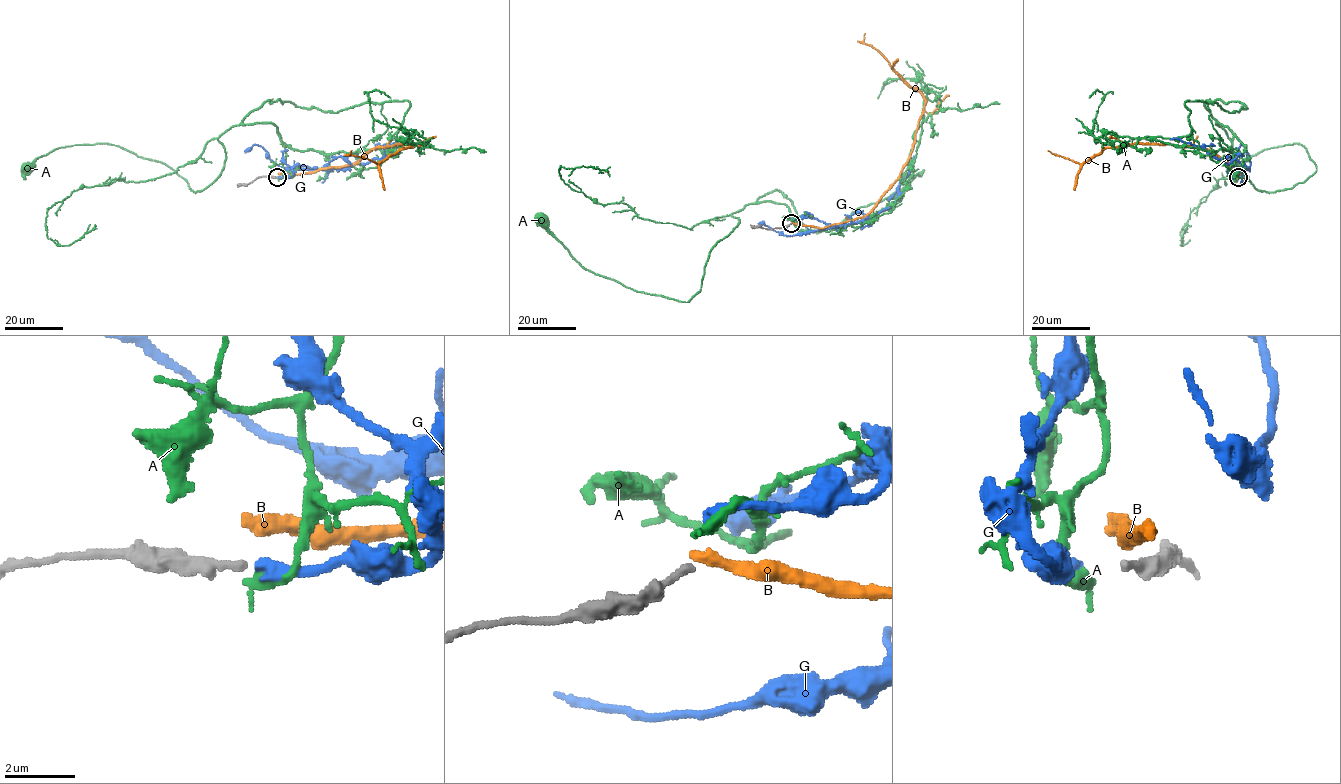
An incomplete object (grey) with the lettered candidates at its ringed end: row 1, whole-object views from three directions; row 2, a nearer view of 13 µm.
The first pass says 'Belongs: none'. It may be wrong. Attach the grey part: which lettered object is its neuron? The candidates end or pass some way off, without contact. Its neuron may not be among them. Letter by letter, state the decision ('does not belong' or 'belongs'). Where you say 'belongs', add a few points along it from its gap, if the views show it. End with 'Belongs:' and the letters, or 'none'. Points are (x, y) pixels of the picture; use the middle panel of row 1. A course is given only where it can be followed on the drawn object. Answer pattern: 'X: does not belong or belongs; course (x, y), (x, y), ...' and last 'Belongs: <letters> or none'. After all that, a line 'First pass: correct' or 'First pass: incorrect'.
A: does not belong
B: does not belong
G: does not belong
Belongs: none
First pass: correct

